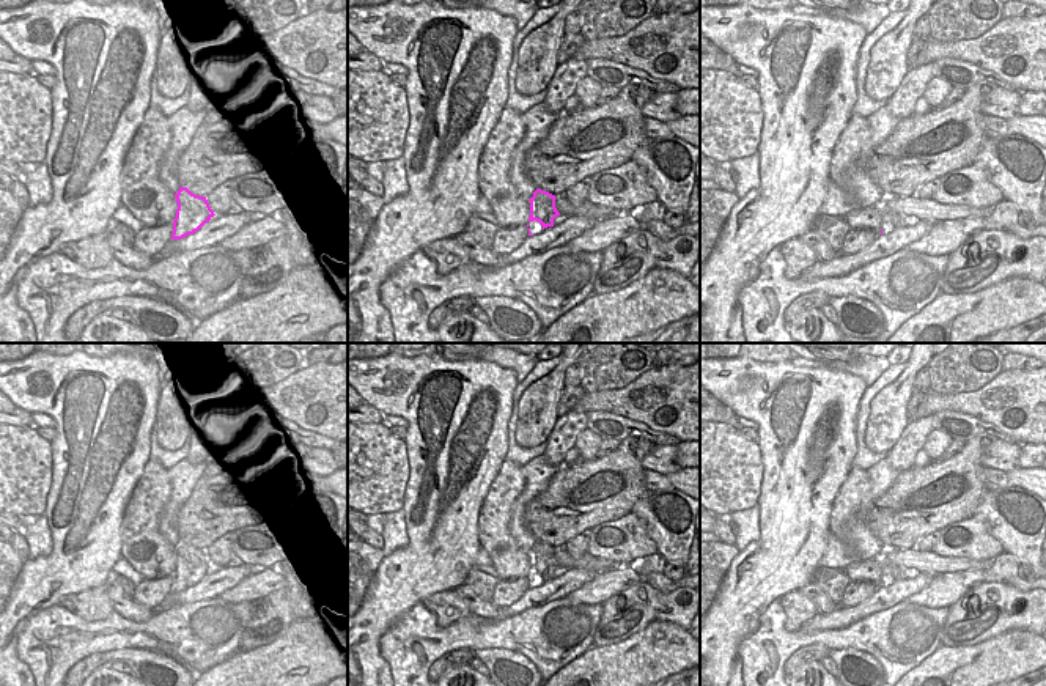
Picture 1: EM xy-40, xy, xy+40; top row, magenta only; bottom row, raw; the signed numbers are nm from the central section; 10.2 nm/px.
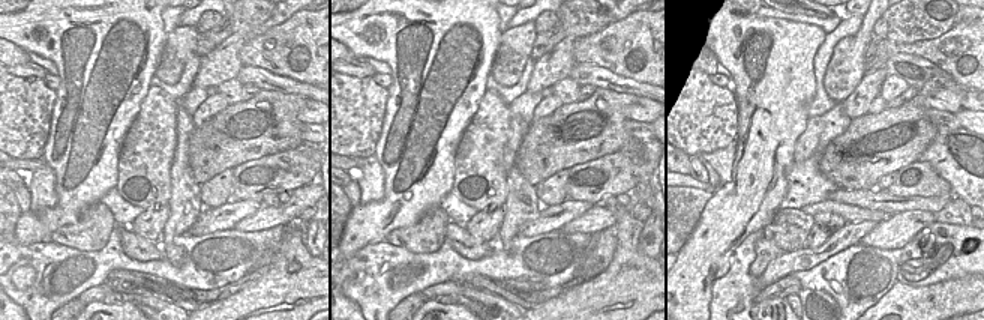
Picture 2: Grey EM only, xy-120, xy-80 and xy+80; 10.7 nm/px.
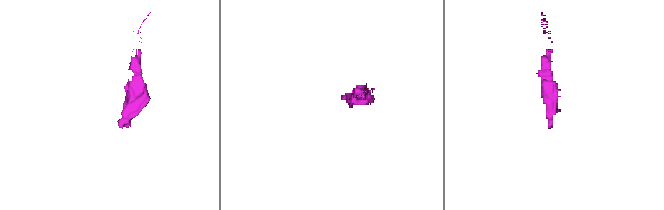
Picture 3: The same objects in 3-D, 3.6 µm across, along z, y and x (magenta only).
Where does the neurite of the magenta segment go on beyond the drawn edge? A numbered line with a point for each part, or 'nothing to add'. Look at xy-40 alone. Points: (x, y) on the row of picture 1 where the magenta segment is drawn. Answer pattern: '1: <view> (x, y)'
nothing to add

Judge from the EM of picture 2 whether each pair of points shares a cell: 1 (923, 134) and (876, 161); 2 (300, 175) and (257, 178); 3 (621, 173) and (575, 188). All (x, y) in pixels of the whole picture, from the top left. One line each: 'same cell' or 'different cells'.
1: same cell
2: same cell
3: same cell

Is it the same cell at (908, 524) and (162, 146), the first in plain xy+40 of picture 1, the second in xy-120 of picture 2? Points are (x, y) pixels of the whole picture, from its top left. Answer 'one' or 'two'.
two

